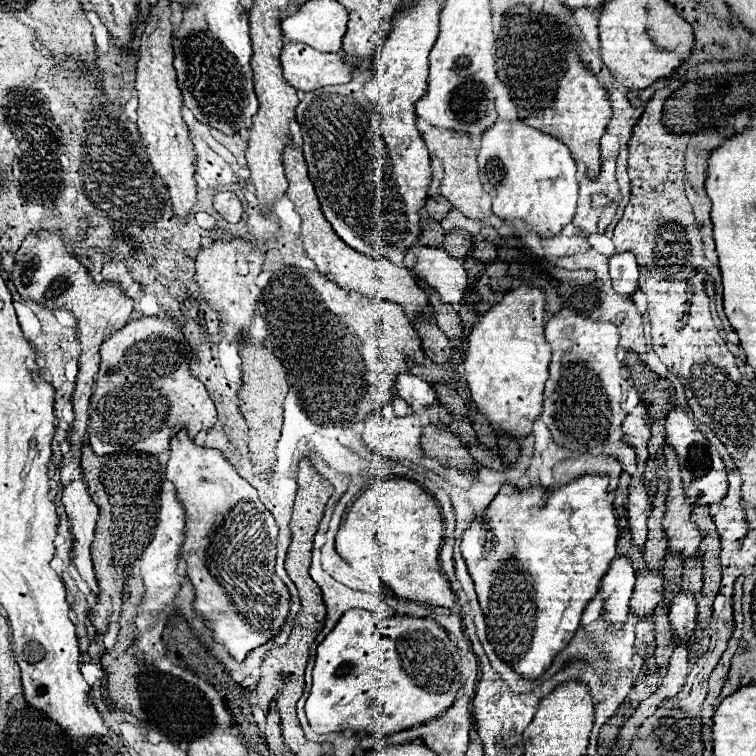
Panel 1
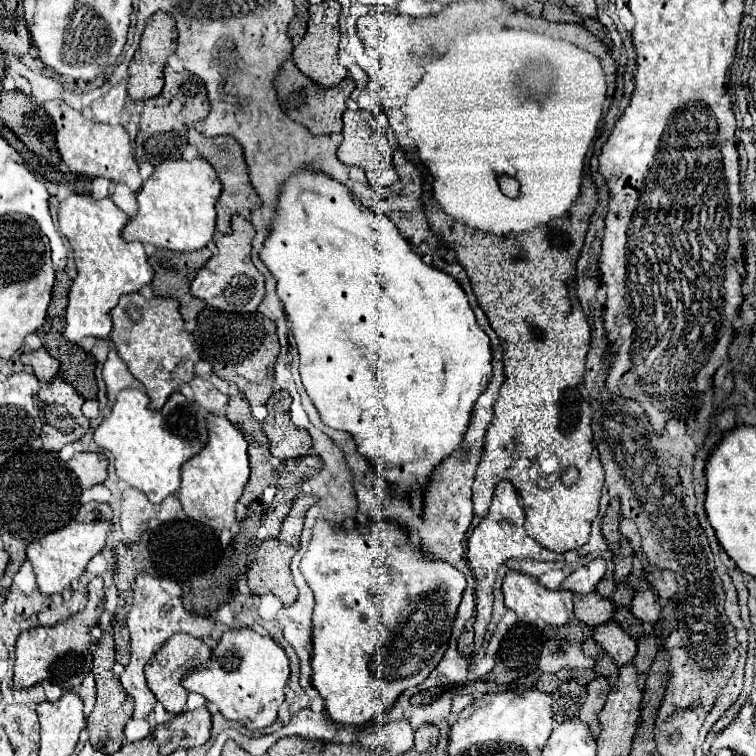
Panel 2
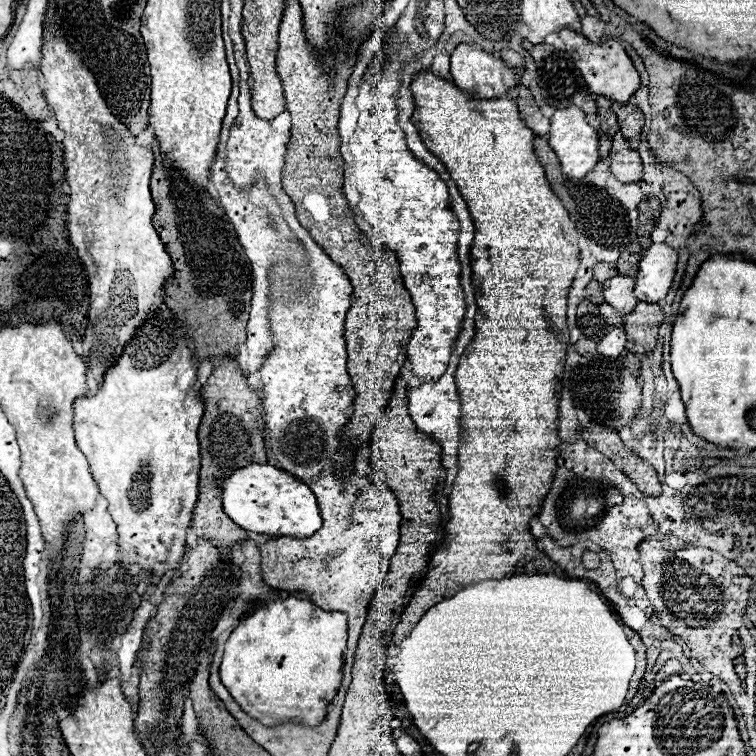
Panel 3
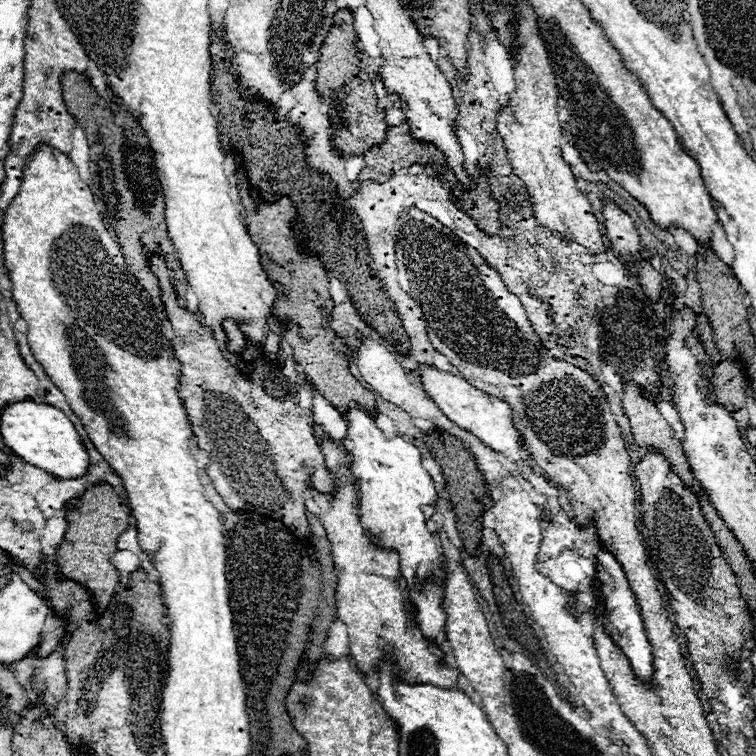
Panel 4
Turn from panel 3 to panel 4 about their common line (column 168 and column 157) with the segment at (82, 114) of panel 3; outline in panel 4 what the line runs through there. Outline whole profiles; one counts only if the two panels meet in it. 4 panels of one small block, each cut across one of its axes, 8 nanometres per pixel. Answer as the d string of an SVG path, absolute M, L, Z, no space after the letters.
M154 256L152 270L160 280L162 302L174 330L172 346L176 358L182 362L178 390L198 446L208 456L206 472L214 488L224 498L228 508L258 510L264 516L282 520L300 538L310 536L302 494L308 486L316 488L318 492L332 494L334 480L324 464L318 440L312 434L312 392L302 384L302 376L294 366L290 348L280 350L280 358L284 360L282 370L260 370L268 368L268 364L264 360L256 360L254 376L240 376L222 356L210 326L198 324L194 314L180 308L174 287L168 280L168 268L164 260Z

